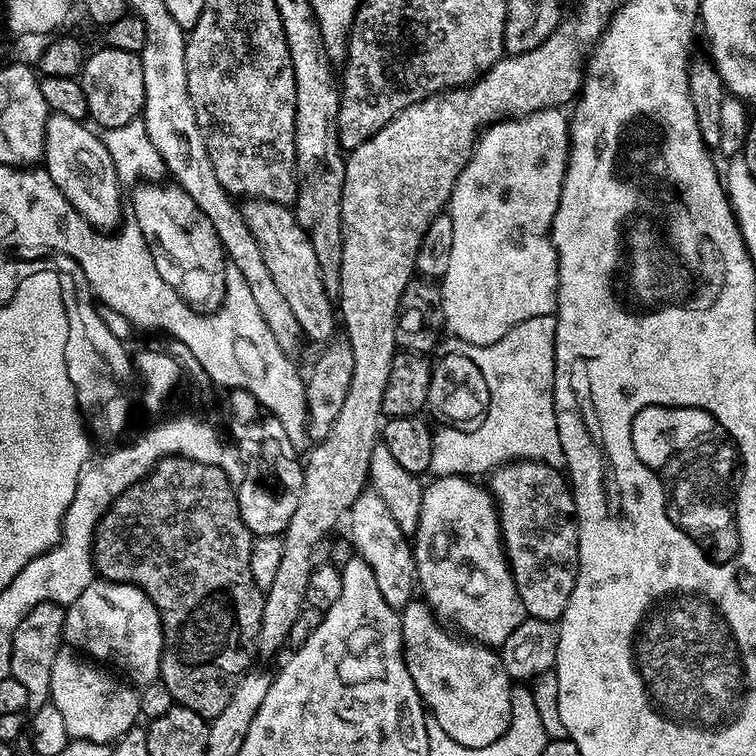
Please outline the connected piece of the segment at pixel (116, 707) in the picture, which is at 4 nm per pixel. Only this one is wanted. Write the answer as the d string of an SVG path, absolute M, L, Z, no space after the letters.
M61 654L56 657L50 677L51 703L59 708L68 727L69 737L104 744L119 741L137 727L139 720L136 719L140 716L140 696L136 692L139 691L127 679L113 674L107 667L89 662L79 655L76 656Z

